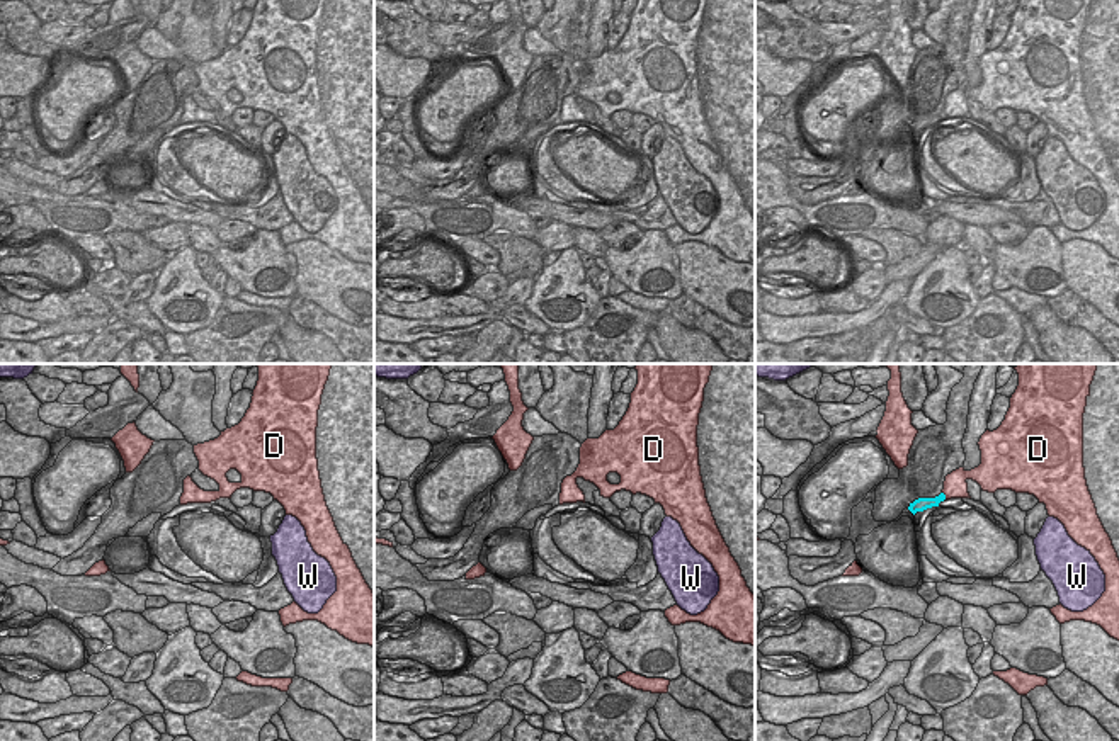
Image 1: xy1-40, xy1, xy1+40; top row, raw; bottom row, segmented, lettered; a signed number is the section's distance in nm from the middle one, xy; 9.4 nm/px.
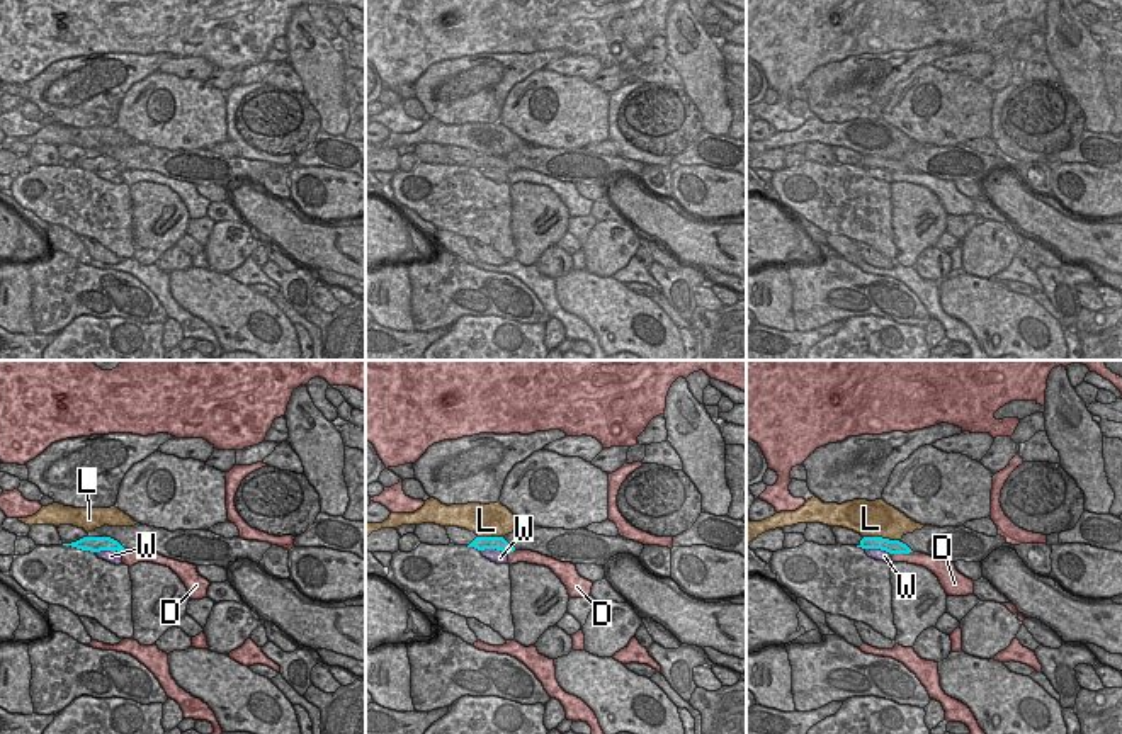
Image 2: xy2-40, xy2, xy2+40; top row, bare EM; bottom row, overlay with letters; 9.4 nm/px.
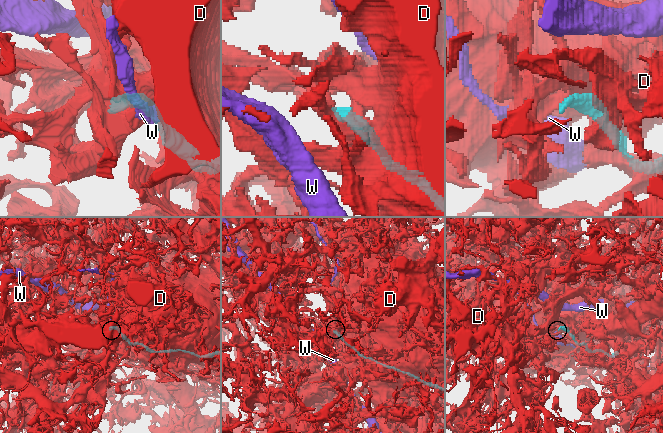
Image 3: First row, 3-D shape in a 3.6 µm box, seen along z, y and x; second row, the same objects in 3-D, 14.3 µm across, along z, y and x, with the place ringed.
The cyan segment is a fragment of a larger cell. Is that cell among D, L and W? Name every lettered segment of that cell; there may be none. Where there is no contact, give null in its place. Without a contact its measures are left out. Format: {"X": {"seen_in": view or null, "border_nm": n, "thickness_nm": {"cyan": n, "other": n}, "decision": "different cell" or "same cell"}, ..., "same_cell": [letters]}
{"D": {"seen_in": "xy2+40", "border_nm": 220, "thickness_nm": {"cyan": 130, "other": 130}, "decision": "different cell"}, "L": {"seen_in": "xy2+40", "border_nm": 340, "thickness_nm": {"cyan": 130, "other": 360}, "decision": "different cell"}, "W": {"seen_in": "xy2-40", "border_nm": 240, "thickness_nm": {"cyan": 160, "other": 130}, "decision": "different cell"}, "same_cell": []}

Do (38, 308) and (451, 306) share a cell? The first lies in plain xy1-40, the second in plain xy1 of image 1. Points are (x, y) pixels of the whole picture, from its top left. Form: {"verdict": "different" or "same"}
{"verdict": "different"}

